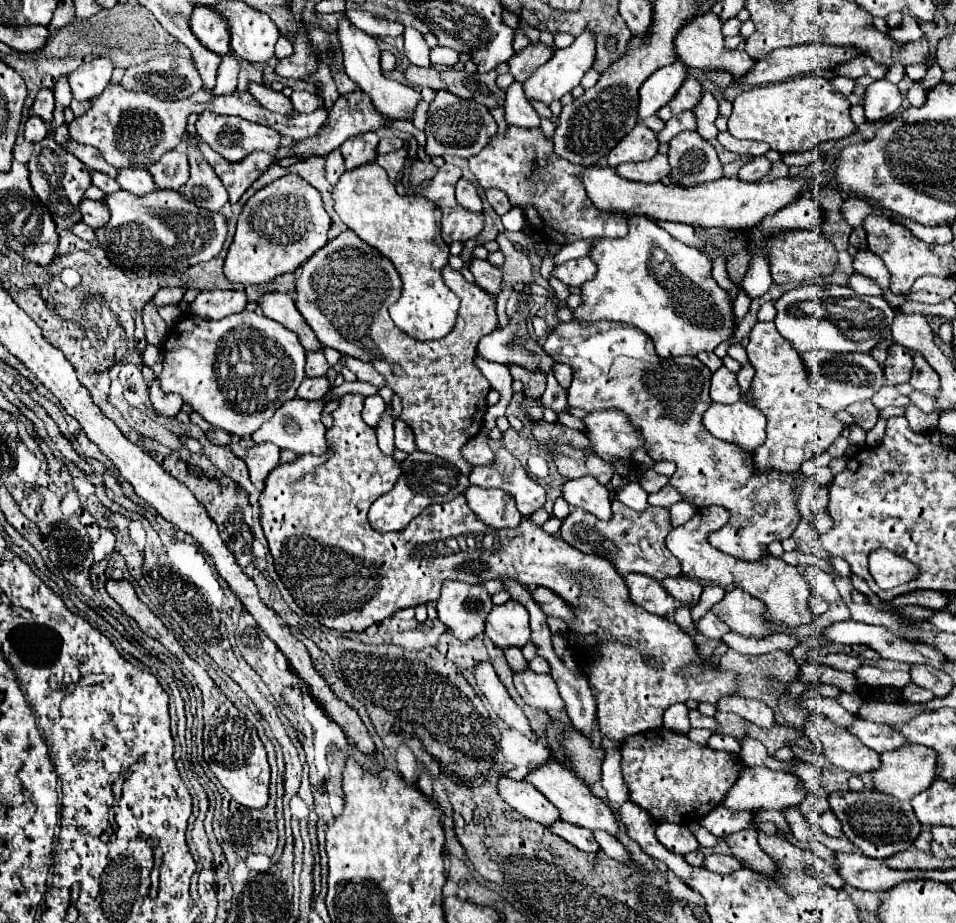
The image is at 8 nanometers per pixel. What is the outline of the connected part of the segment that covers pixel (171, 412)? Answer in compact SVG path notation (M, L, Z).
M155 379L155 381L149 385L149 397L151 397L151 403L153 403L153 407L155 407L155 411L157 411L159 415L175 417L175 415L181 411L183 399L181 399L179 395L163 393L163 391L161 391L161 385L159 385L159 379Z

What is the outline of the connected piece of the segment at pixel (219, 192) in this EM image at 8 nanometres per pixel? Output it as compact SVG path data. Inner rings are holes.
M187 143L187 157L191 165L191 177L183 187L183 195L199 207L221 211L227 203L227 191L223 183L209 167L209 163L205 163L205 157L201 155L201 151L197 151L195 143Z

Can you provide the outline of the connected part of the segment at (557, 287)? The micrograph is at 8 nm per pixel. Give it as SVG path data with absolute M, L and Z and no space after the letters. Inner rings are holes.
M551 275L550 277L549 284L553 288L555 295L559 299L558 307L566 307L567 306L566 300L571 294L568 287L553 275Z

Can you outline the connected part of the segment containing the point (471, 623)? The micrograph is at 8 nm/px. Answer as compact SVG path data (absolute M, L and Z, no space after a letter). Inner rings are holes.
M445 581L437 601L441 623L445 623L461 641L483 633L483 621L491 609L493 601L485 587L465 585L459 581Z

